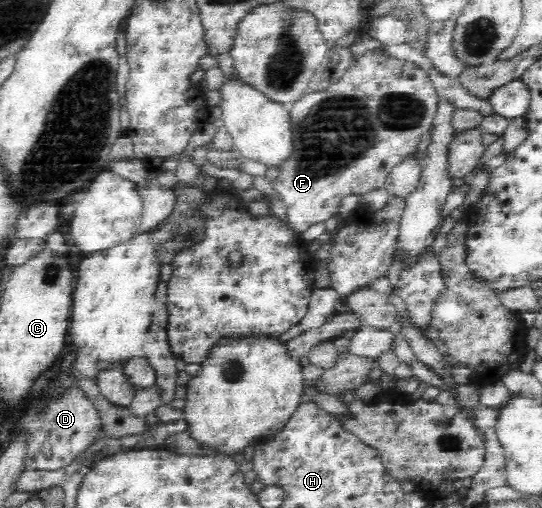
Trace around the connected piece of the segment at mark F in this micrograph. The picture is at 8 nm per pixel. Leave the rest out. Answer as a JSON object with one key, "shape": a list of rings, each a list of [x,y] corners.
{"shape":[[[379,49],[370,50],[363,56],[360,56],[360,58],[354,60],[350,68],[344,73],[344,76],[342,76],[336,84],[332,84],[332,86],[329,86],[326,90],[318,92],[308,90],[302,95],[302,98],[297,100],[289,111],[292,124],[294,152],[279,168],[279,175],[277,178],[272,180],[274,190],[279,193],[282,202],[286,205],[285,222],[288,223],[288,226],[292,227],[296,233],[302,234],[313,224],[326,222],[326,220],[330,220],[332,216],[338,216],[341,200],[345,196],[349,194],[366,194],[366,192],[370,192],[370,190],[385,188],[388,174],[390,174],[398,164],[406,162],[407,157],[417,152],[418,144],[420,144],[422,136],[431,128],[436,114],[438,97],[437,87],[434,86],[431,77],[428,76],[428,73],[426,73],[424,69],[418,67],[411,61],[400,61],[390,58],[388,52],[382,52],[382,50]]]}

